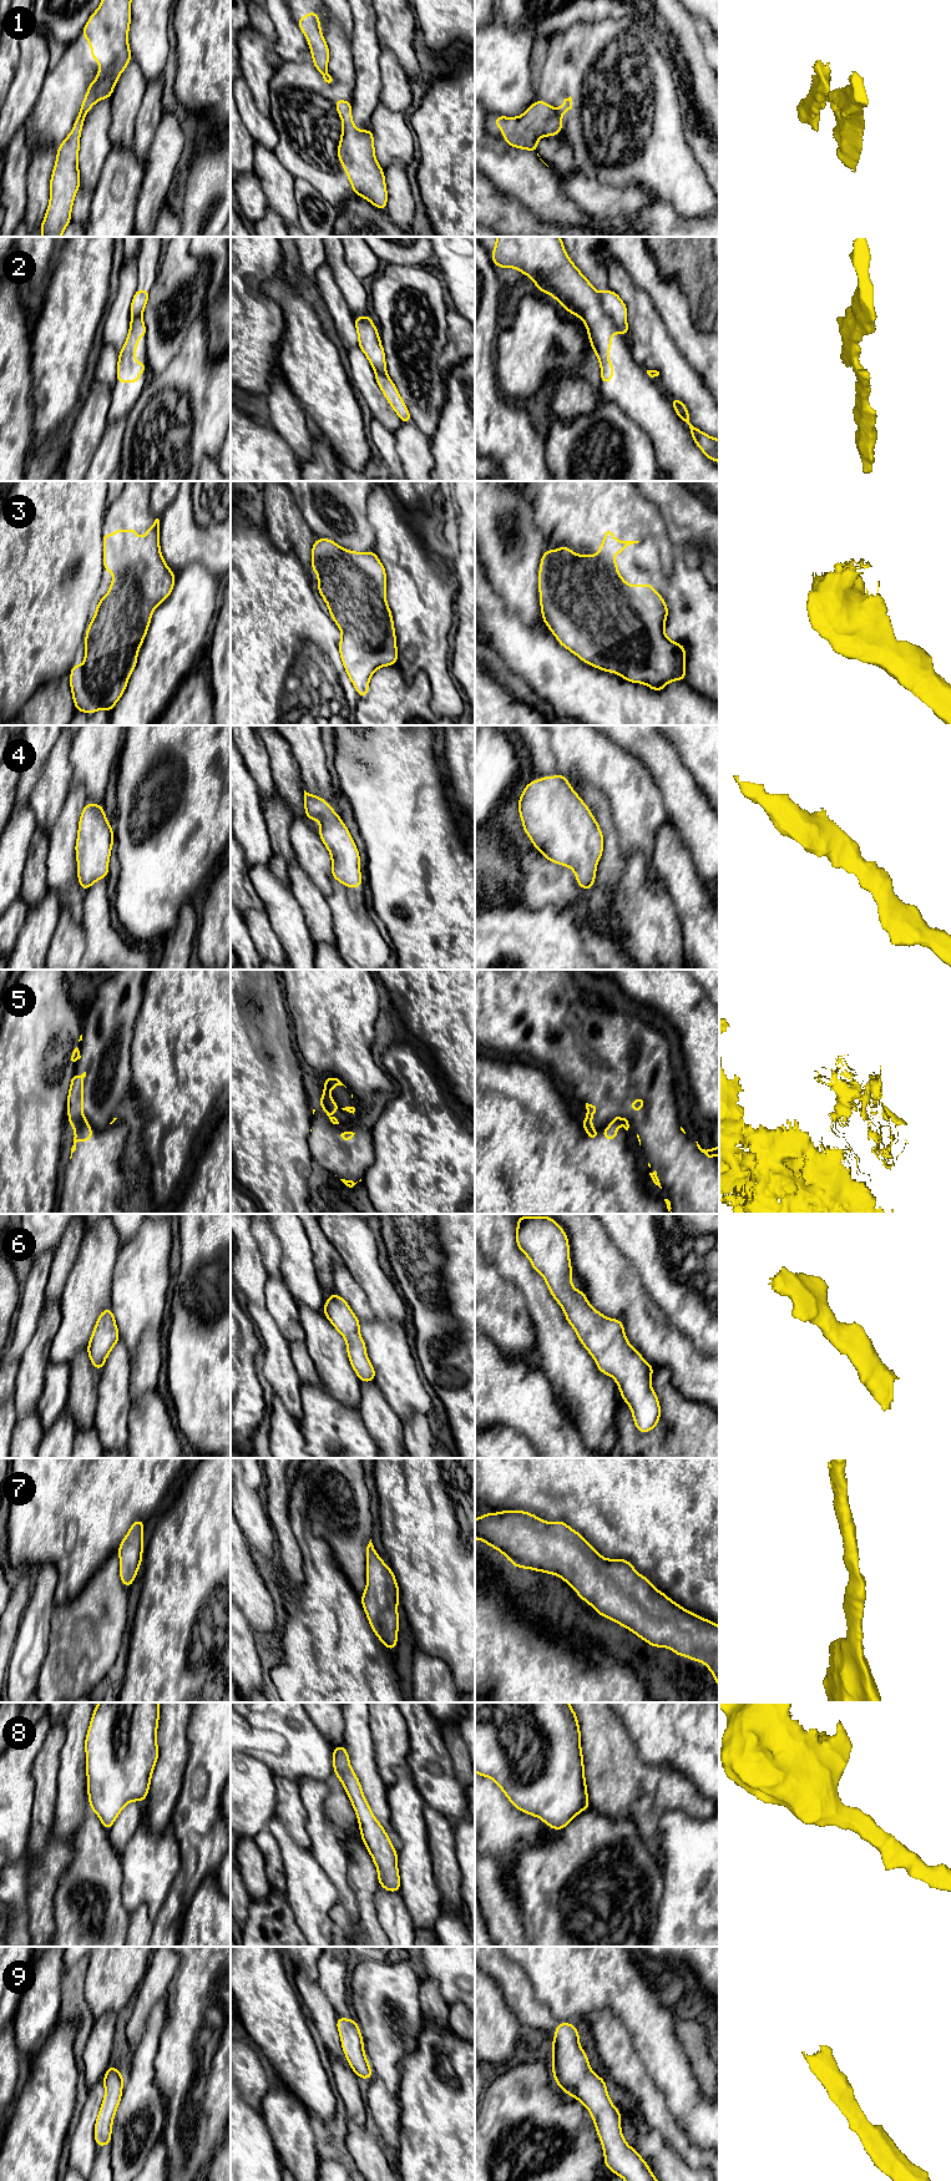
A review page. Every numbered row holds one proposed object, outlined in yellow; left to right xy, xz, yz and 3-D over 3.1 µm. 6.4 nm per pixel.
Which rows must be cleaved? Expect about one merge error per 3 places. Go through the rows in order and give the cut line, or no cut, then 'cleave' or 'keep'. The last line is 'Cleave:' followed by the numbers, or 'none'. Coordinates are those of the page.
1: yz (554, 110), (560, 119) | cleave
2: yz (597, 293), (602, 310), (622, 332) | cleave
3: no cut | keep
4: no cut | keep
5: xy (87, 1123), (74, 1124) | cleave
6: no cut | keep
7: no cut | keep
8: no cut | keep
9: no cut | keep
Cleave: 1, 2, 5

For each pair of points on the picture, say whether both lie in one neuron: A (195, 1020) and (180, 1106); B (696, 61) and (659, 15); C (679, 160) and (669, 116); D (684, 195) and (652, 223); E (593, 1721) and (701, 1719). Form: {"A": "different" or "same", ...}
{"A": "same", "B": "same", "C": "same", "D": "different", "E": "different"}

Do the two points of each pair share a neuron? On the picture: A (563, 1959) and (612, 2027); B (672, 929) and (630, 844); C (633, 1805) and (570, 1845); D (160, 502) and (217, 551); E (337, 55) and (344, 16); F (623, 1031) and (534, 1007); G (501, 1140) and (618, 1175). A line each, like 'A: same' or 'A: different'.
A: different
B: different
C: different
D: different
E: different
F: same
G: same

